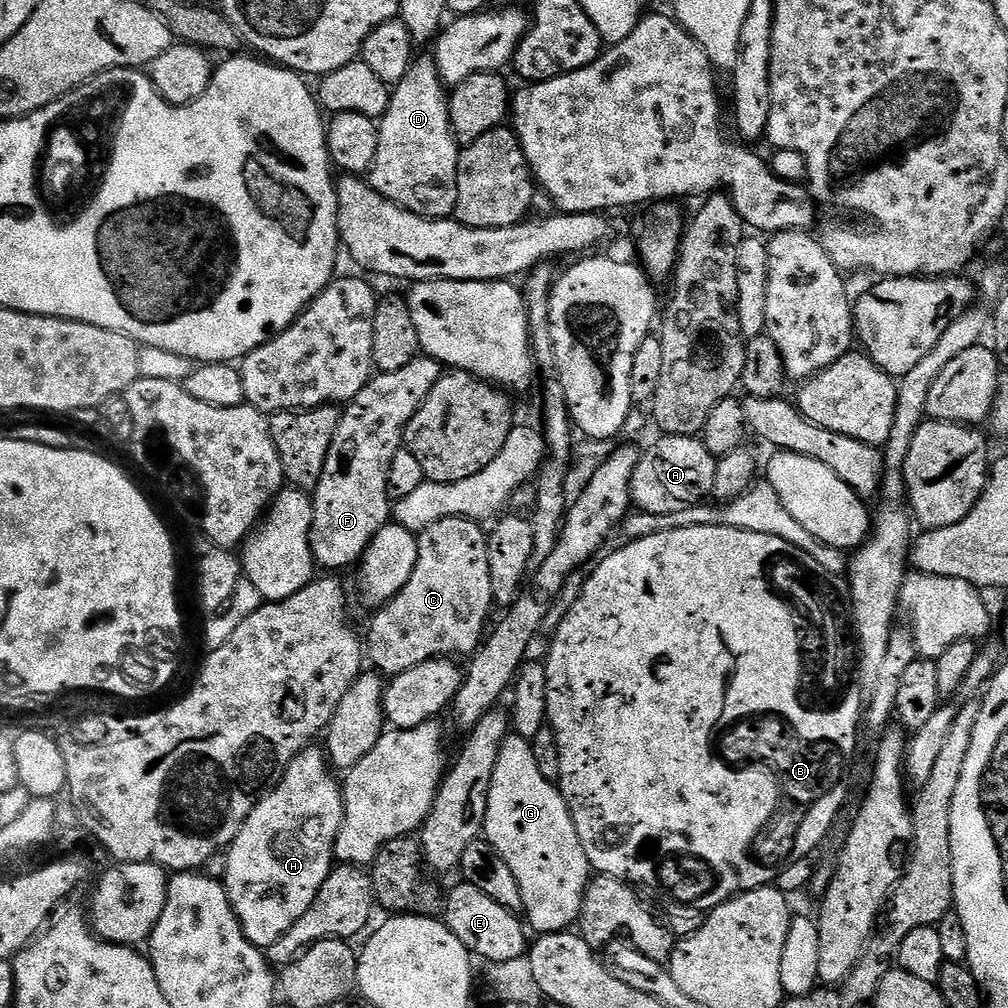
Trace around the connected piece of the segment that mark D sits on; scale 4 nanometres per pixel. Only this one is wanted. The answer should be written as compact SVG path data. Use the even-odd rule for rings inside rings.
M431 55L424 56L421 60L419 57L406 74L406 78L402 78L402 82L391 89L391 94L388 109L384 111L378 124L378 154L374 154L372 169L366 174L368 185L378 190L378 194L382 194L390 202L419 216L451 217L458 202L458 162L462 148L456 143L456 135L450 126L449 93L436 68L435 59Z

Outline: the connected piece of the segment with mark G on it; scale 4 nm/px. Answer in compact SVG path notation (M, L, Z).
M510 734L502 742L494 782L490 782L483 835L510 866L522 894L523 915L533 933L563 932L579 921L594 869L582 850L582 838L574 830L563 794L553 781L542 778L531 743L521 736Z

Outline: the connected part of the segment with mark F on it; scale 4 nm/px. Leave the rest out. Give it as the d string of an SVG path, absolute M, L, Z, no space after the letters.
M423 354L417 355L415 358L409 359L406 366L402 366L402 370L390 370L389 372L376 372L366 386L362 386L362 390L358 390L358 394L343 409L340 421L338 422L338 430L332 439L330 446L330 454L326 454L326 466L322 466L322 478L318 482L315 492L311 493L312 511L310 513L310 523L307 525L309 548L312 551L312 557L315 563L324 570L336 570L332 568L348 568L359 565L364 551L370 546L370 542L378 534L378 530L382 530L384 525L390 520L390 501L388 499L388 475L390 474L390 462L394 462L394 454L398 454L398 450L404 447L404 431L410 422L410 418L414 418L414 414L418 414L418 410L422 406L422 402L426 402L426 394L430 394L430 390L434 390L434 386L440 380L442 375L442 366L432 357Z

